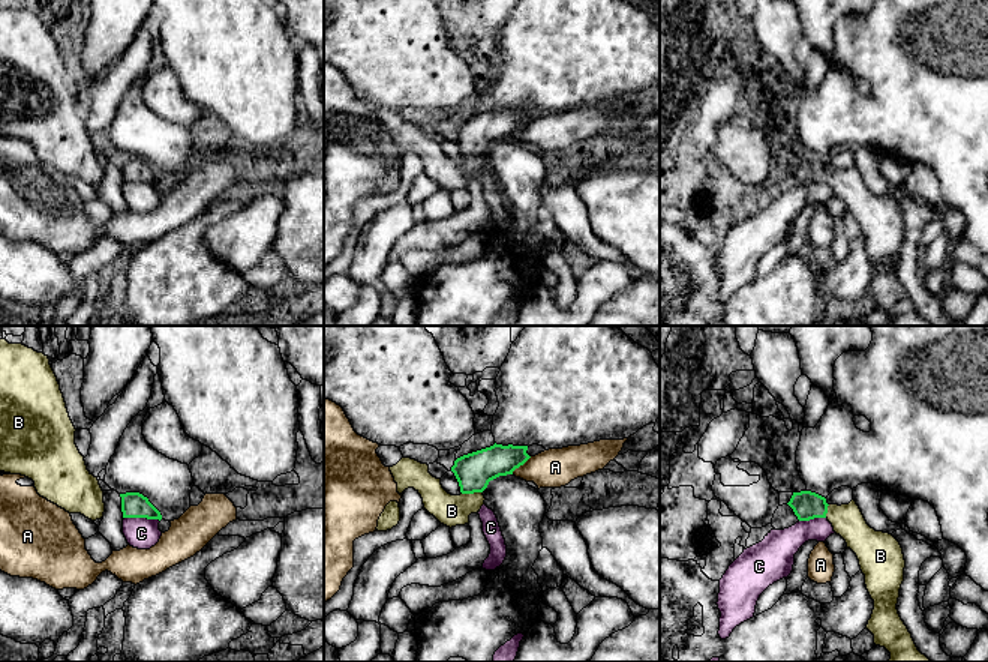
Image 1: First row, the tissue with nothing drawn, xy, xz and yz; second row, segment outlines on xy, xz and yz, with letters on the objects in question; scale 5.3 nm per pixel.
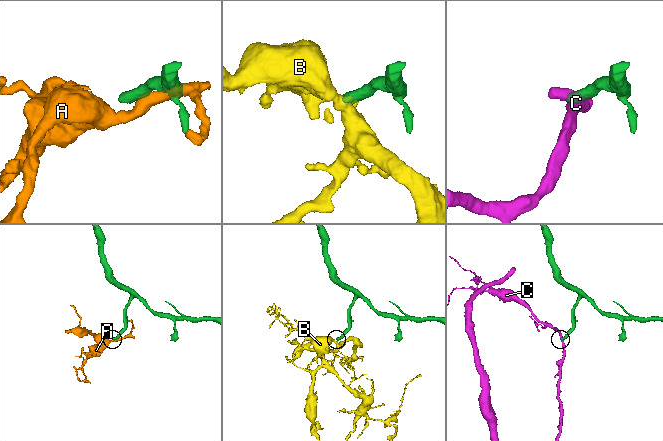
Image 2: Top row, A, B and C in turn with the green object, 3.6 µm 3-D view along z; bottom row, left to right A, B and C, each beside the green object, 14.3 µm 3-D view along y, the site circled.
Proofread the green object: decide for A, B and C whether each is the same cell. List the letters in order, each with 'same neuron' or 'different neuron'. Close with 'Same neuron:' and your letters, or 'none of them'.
A: different neuron
B: same neuron
C: different neuron
Same neuron: B

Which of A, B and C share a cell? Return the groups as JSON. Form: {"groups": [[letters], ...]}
{"groups": [["A"], ["B"], ["C"]]}

